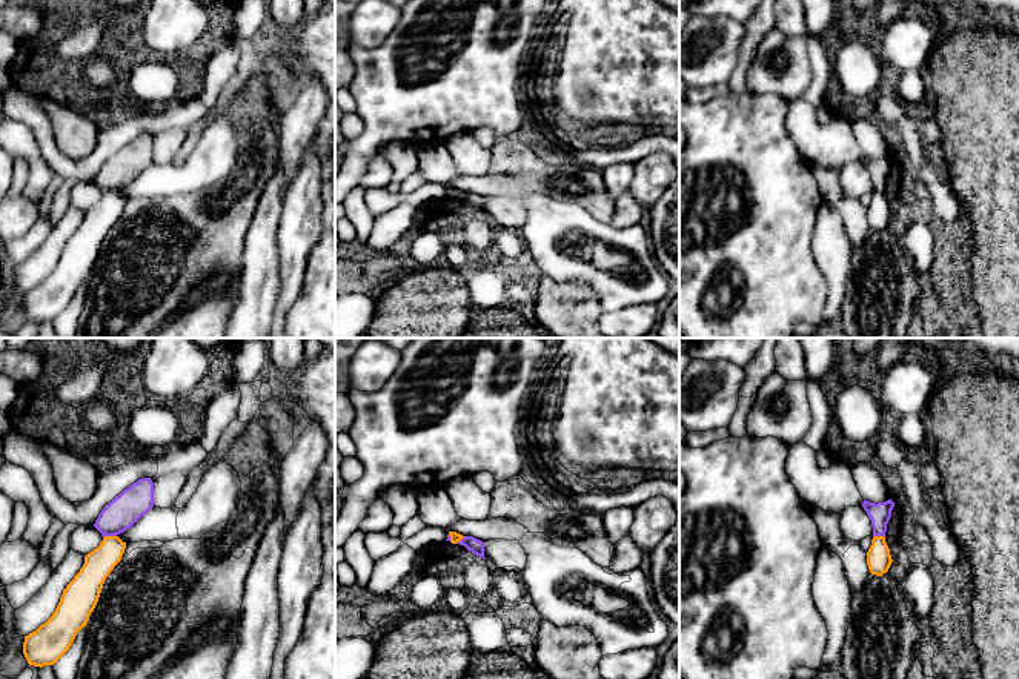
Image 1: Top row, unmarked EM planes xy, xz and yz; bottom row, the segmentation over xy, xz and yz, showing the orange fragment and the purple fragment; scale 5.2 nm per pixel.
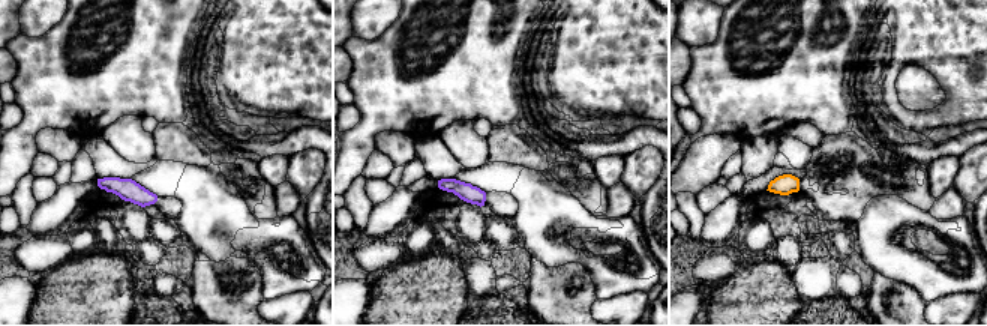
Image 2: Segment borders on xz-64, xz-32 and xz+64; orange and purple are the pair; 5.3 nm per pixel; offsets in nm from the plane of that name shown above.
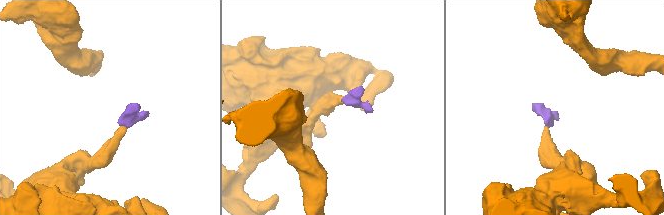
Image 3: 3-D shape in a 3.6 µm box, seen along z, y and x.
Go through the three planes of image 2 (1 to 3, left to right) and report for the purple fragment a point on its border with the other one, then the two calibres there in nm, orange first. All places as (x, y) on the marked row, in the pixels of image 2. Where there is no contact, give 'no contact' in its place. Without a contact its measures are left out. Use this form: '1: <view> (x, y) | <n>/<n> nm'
1: no contact
2: no contact
3: no contact

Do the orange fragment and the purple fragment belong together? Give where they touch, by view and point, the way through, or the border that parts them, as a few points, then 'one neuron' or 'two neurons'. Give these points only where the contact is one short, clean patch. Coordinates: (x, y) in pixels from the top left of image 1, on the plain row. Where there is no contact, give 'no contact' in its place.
contact xy (109, 192); border xy (116, 191), (103, 194); two neurons

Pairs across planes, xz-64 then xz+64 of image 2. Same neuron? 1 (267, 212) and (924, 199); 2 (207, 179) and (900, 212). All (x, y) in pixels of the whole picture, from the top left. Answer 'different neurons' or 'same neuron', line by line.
1: same neuron
2: same neuron

